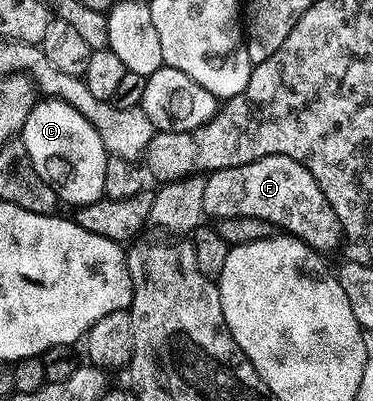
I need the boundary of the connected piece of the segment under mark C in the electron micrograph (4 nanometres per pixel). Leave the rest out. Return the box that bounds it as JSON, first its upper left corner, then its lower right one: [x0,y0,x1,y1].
[19,97,109,207]

